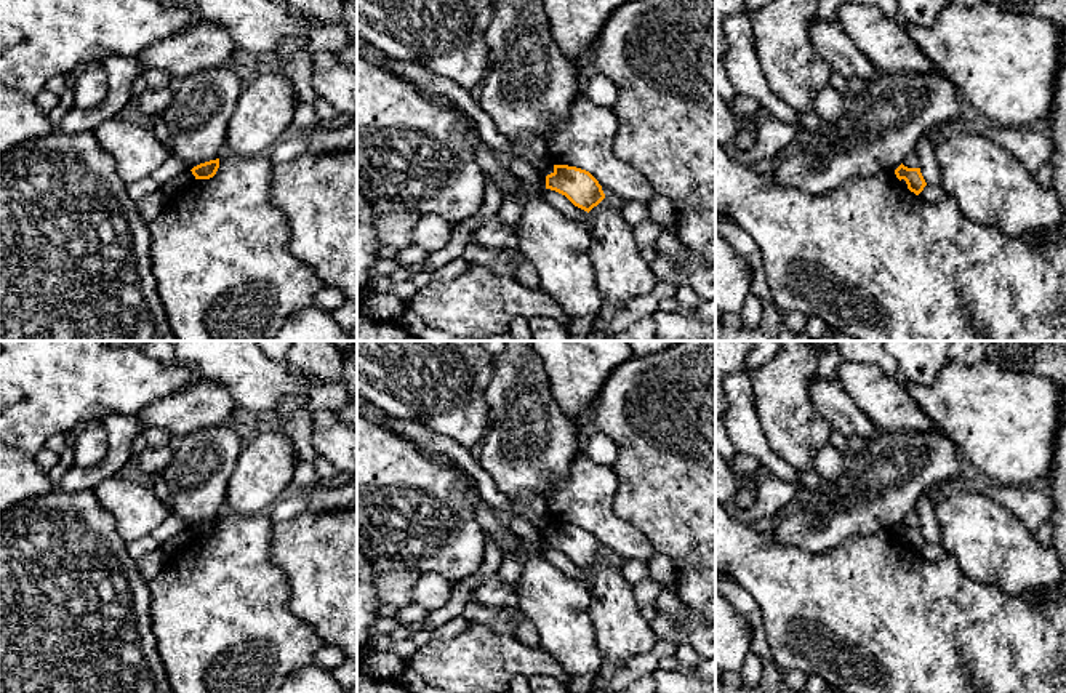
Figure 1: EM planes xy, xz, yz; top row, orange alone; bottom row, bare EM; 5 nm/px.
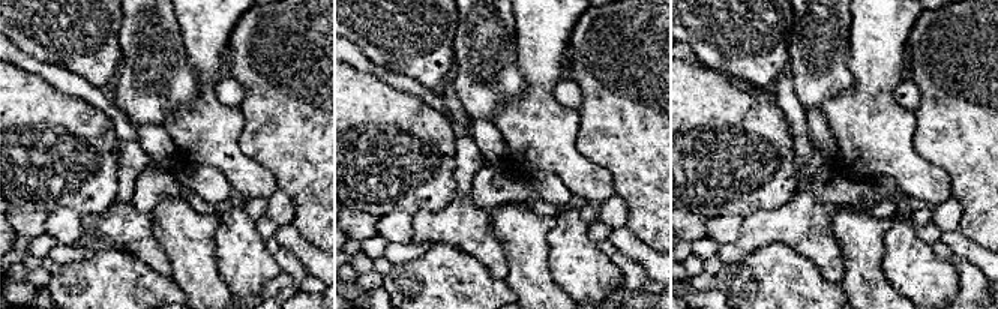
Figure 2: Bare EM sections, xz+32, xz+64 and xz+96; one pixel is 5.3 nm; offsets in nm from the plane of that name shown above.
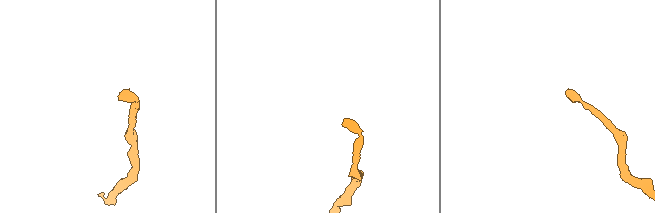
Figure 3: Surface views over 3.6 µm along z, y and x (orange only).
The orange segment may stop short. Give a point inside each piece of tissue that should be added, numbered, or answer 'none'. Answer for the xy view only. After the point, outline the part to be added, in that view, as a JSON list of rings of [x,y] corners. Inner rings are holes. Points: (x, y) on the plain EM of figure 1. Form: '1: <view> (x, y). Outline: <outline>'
1: xy (172, 548). Outline: [[[184,530],[170,541],[160,546],[160,551],[165,554],[166,559],[178,555],[184,547],[187,547],[195,539],[192,530]]]

